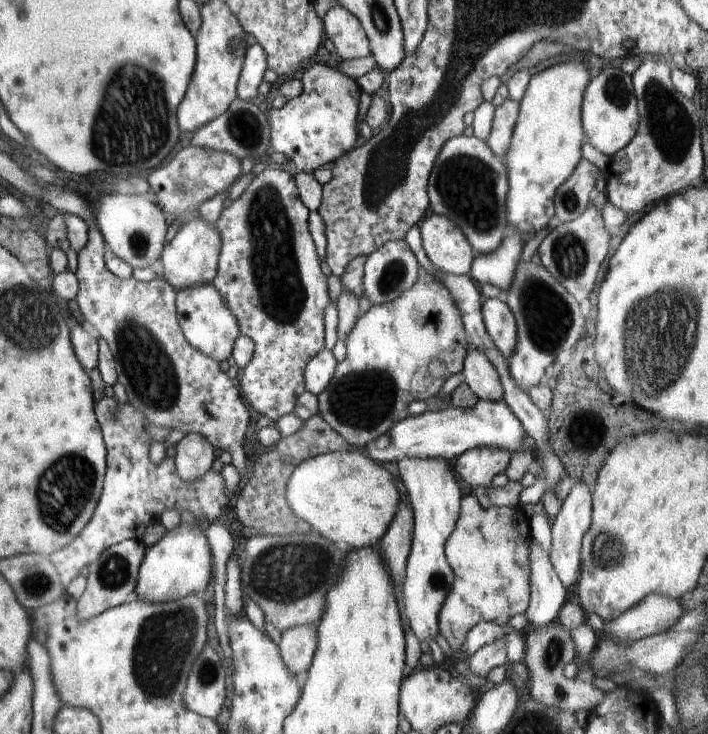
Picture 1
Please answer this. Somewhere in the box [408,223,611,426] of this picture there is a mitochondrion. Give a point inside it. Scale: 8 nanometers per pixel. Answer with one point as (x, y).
(547, 316)

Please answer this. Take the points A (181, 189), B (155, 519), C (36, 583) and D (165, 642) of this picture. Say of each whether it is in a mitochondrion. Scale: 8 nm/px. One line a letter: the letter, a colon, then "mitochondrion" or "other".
A: mitochondrion
B: other
C: mitochondrion
D: mitochondrion

